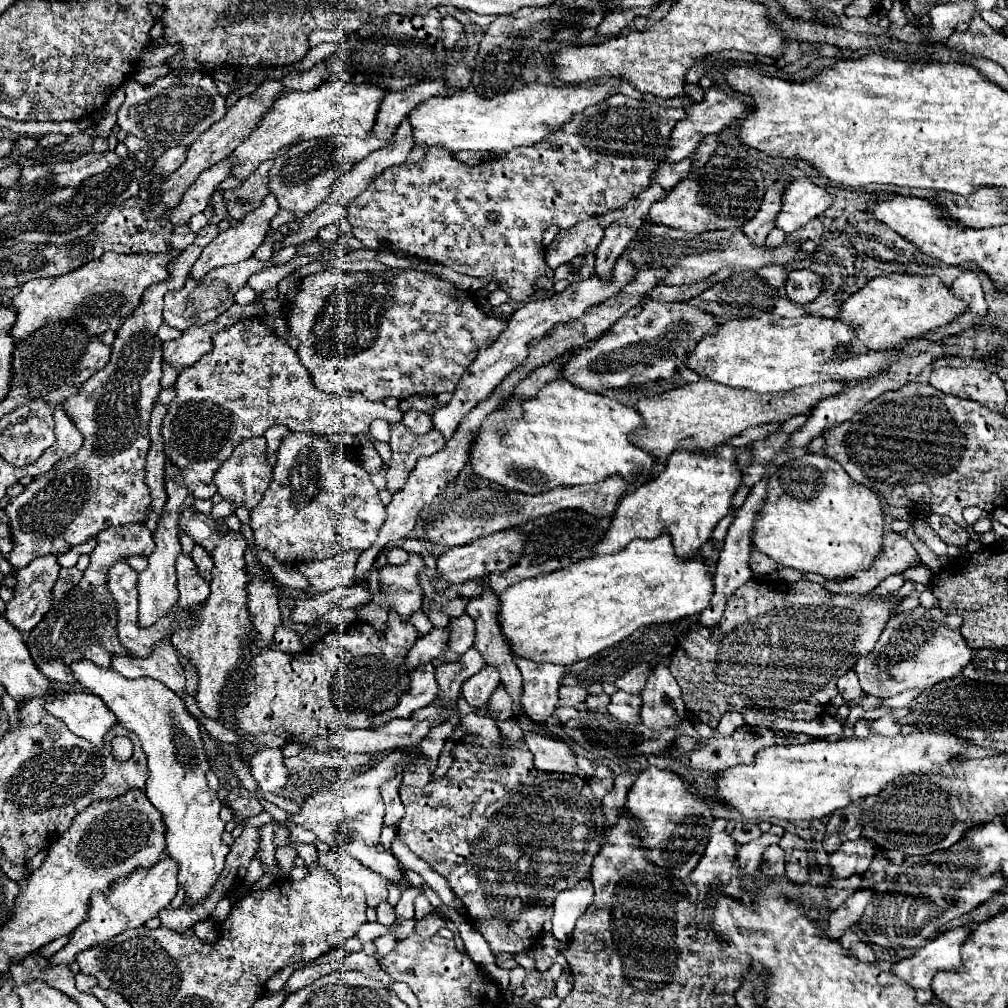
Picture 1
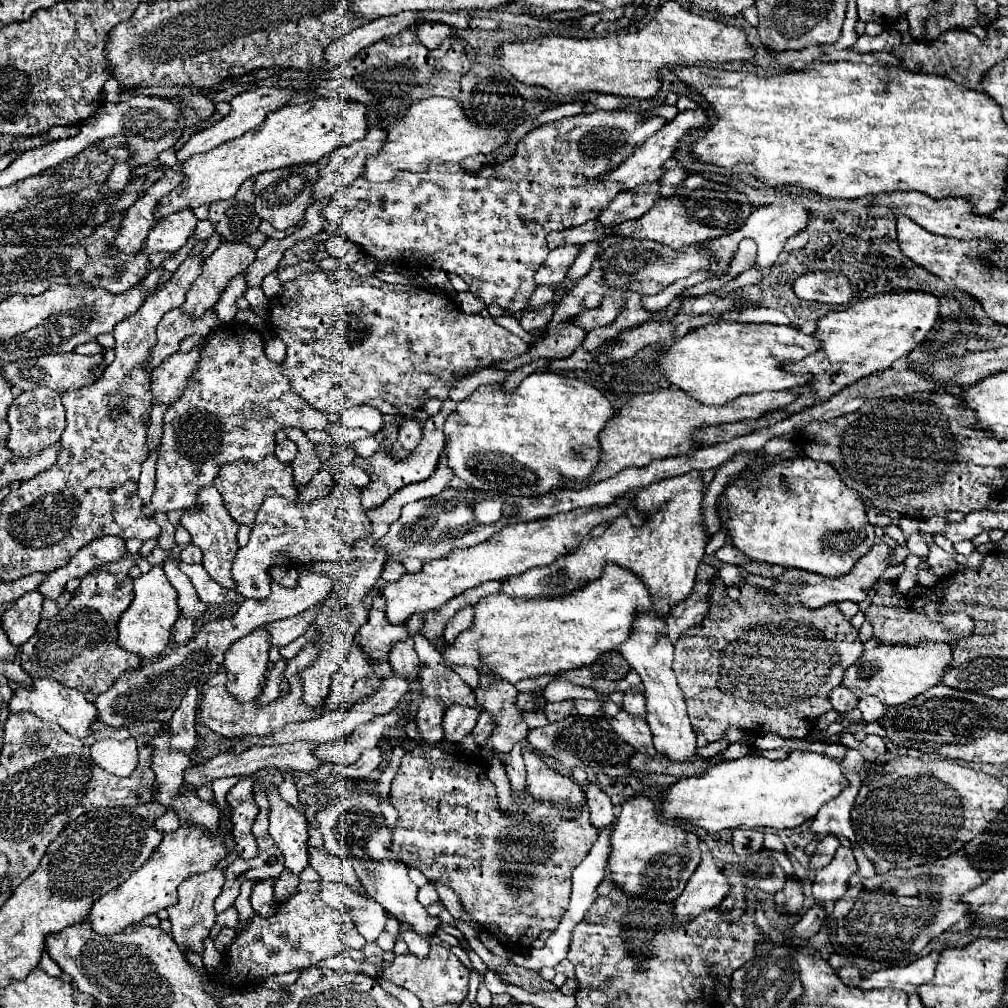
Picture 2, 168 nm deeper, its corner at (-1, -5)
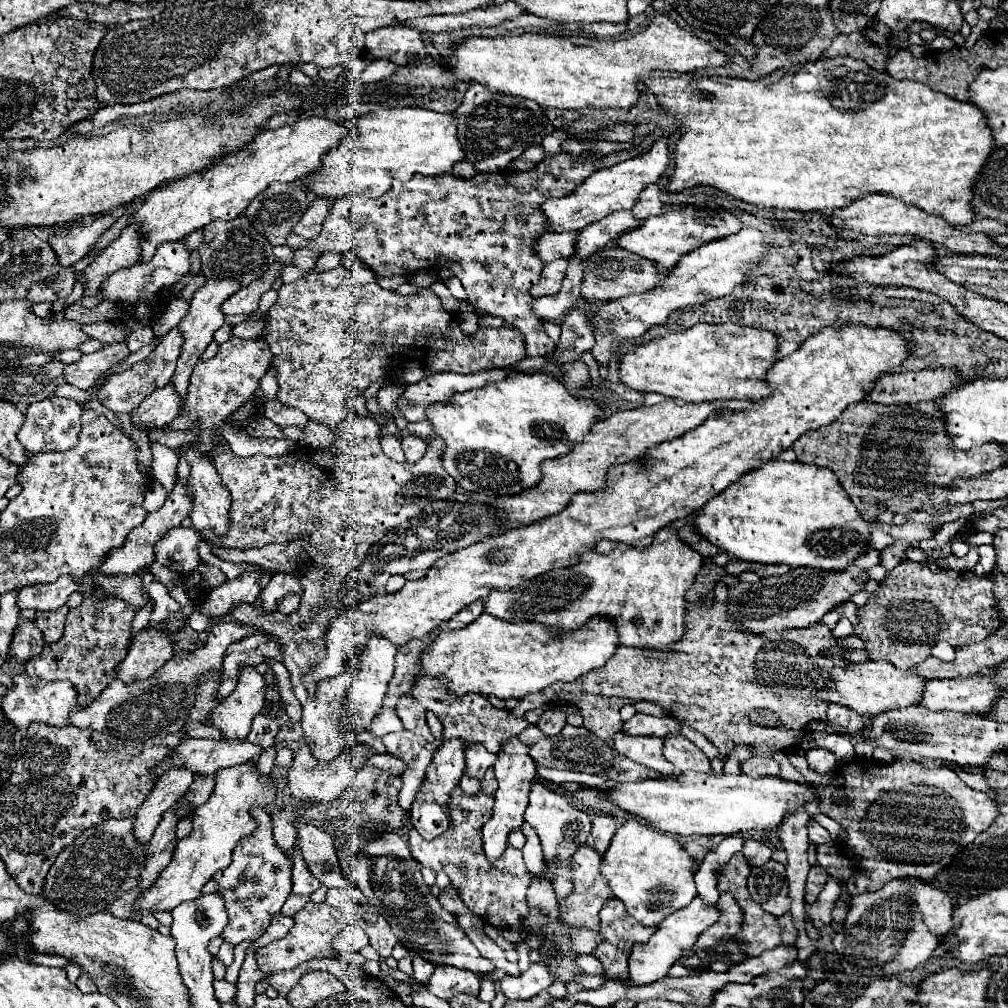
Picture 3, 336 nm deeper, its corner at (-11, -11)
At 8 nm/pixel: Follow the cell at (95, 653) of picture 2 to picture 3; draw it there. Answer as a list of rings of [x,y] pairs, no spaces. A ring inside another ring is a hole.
[[[84,599],[80,607],[68,611],[62,639],[58,643],[46,645],[40,655],[32,657],[26,663],[26,673],[44,681],[68,679],[78,693],[78,703],[92,703],[92,699],[100,697],[110,681],[116,679],[114,669],[126,657],[134,615],[136,609],[128,607],[128,603],[120,599],[104,599],[104,603],[96,603],[96,599]]]

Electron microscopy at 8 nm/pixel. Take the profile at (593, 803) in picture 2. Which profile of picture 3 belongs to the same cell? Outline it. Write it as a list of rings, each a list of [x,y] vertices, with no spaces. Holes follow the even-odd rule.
[[[594,815],[592,831],[590,831],[590,847],[594,847],[600,855],[608,849],[612,837],[616,833],[616,819],[610,815]]]

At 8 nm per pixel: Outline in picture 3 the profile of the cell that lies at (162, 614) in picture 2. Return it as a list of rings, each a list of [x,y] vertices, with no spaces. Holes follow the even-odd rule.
[[[148,629],[134,635],[126,659],[116,667],[116,679],[126,685],[152,677],[168,659],[172,659],[172,641],[164,629]]]

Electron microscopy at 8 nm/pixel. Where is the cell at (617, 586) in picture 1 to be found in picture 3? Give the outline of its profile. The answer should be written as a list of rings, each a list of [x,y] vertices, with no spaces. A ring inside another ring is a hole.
[[[480,615],[468,627],[456,631],[440,631],[420,657],[420,677],[444,677],[448,691],[456,697],[476,693],[482,697],[494,695],[498,699],[522,699],[528,693],[566,681],[572,683],[578,675],[604,667],[616,651],[616,627],[608,619],[594,619],[580,631],[570,631],[554,637],[538,623],[508,623],[492,615]]]

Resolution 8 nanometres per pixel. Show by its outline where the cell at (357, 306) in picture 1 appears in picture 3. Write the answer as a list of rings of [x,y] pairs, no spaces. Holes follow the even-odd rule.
[[[344,265],[332,271],[308,271],[302,279],[284,283],[278,289],[278,301],[264,315],[264,323],[264,339],[272,351],[272,367],[278,371],[278,401],[286,407],[300,409],[308,419],[330,429],[350,413],[346,409],[348,395],[362,393],[372,381],[380,379],[382,373],[388,373],[392,359],[416,359],[424,367],[424,375],[434,375],[438,371],[476,373],[484,369],[506,369],[526,357],[524,339],[514,327],[480,327],[468,337],[430,287],[402,297],[394,291],[384,291],[378,283],[350,285],[350,273]]]

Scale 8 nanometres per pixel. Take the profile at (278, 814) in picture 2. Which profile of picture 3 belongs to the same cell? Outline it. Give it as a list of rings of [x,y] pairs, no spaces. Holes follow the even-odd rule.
[[[294,855],[292,861],[294,861],[294,867],[292,867],[292,893],[312,895],[320,887],[320,881],[312,879],[312,875],[308,875],[308,869],[304,867],[300,855]]]

